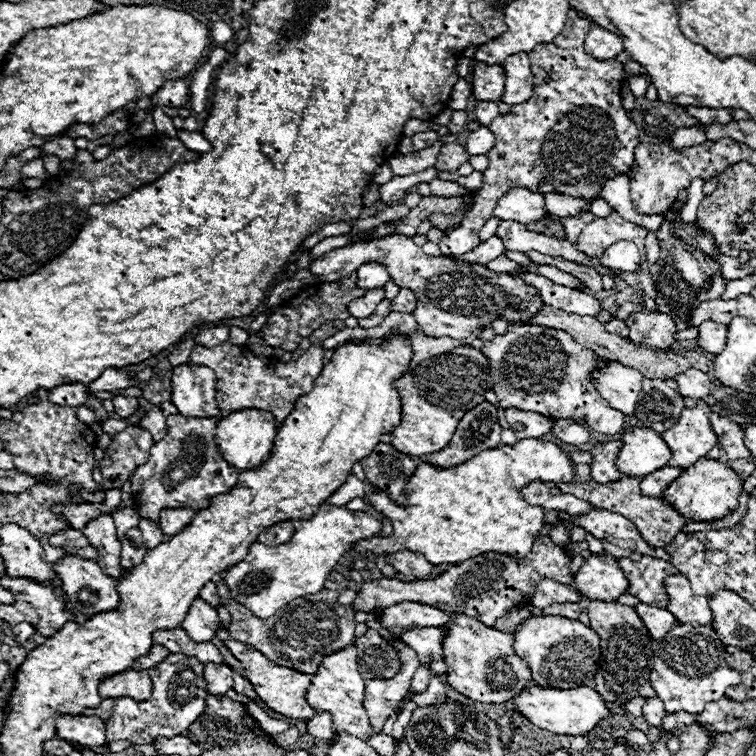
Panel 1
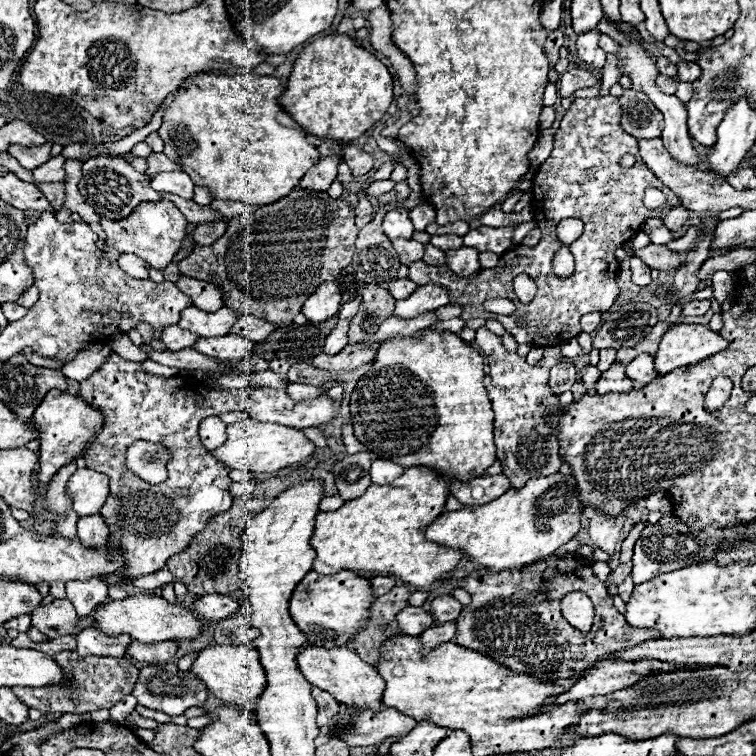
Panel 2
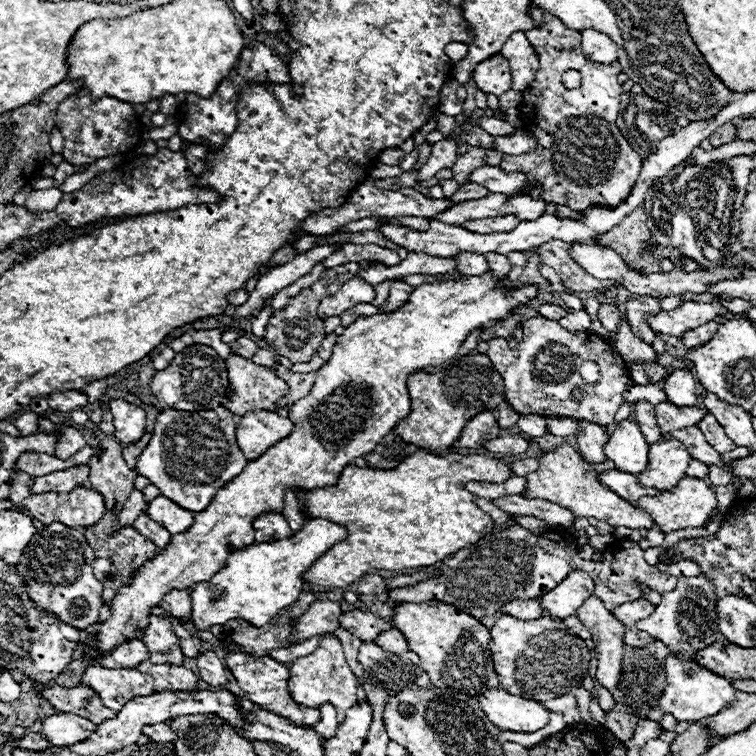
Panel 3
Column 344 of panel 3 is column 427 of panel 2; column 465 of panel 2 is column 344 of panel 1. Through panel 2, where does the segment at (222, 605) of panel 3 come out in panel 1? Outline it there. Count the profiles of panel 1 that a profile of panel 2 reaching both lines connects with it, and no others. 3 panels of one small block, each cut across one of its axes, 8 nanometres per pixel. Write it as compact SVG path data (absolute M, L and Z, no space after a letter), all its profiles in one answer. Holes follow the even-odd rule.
M322 504L312 520L294 520L294 536L278 546L264 546L254 542L242 562L222 574L230 596L246 606L256 618L270 618L276 610L294 598L316 594L324 588L326 576L344 556L344 552L358 540L372 538L380 532L382 522L366 512L352 512L340 506Z

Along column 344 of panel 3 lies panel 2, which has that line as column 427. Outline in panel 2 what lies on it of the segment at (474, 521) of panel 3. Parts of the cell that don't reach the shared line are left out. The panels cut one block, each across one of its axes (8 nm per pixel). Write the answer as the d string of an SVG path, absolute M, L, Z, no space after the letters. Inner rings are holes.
M412 466L386 486L372 484L364 496L346 502L338 510L318 512L316 530L310 538L310 546L316 550L314 570L318 574L376 570L418 588L430 586L452 572L462 558L460 550L426 540L426 526L444 514L448 496L448 476L440 476L436 470L424 466Z

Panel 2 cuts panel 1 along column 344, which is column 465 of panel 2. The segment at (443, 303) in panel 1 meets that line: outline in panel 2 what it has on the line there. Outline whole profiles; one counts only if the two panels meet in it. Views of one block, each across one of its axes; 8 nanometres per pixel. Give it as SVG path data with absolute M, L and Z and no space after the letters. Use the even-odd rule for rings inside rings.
M462 246L460 250L448 250L444 254L446 254L448 268L458 276L472 276L480 268L478 250L470 248L470 246Z

